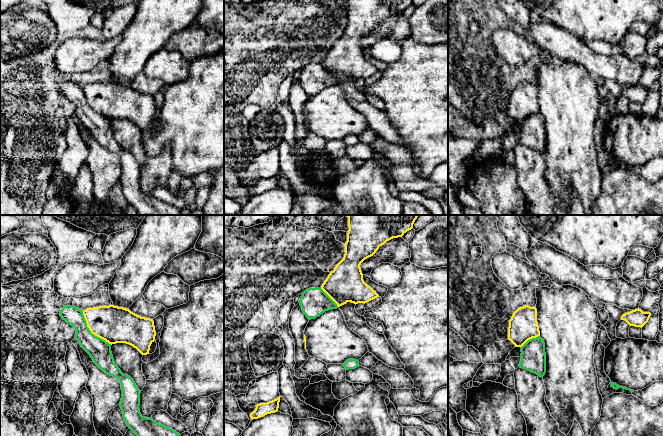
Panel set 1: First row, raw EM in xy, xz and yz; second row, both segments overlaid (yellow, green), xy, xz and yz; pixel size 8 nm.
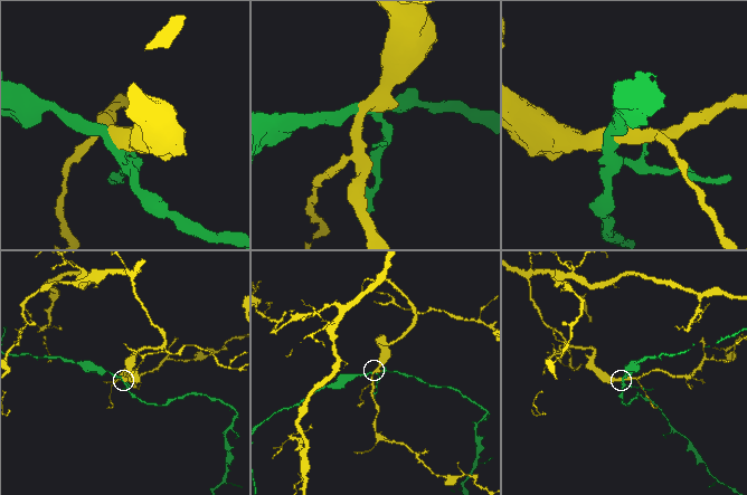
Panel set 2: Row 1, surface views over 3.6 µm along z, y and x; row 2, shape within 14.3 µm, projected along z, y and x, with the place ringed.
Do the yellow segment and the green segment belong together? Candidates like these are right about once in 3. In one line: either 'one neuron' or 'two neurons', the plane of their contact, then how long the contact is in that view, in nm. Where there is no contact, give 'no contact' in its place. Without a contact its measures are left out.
two neurons | xy | 360 nm

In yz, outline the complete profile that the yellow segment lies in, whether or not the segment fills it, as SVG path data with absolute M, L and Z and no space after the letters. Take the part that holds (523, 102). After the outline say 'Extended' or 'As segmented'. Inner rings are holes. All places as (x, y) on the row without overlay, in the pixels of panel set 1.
M525 81L518 84L509 96L508 116L522 123L528 116L540 112L537 85Z. As segmented

